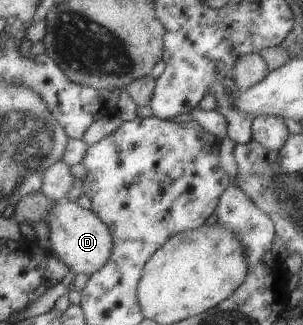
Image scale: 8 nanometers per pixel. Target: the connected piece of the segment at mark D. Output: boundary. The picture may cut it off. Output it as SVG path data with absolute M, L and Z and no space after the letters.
M62 199L54 202L53 208L43 216L47 228L49 228L49 248L74 274L93 274L103 268L103 264L109 260L113 248L113 238L109 228L91 209L82 209L75 201Z

